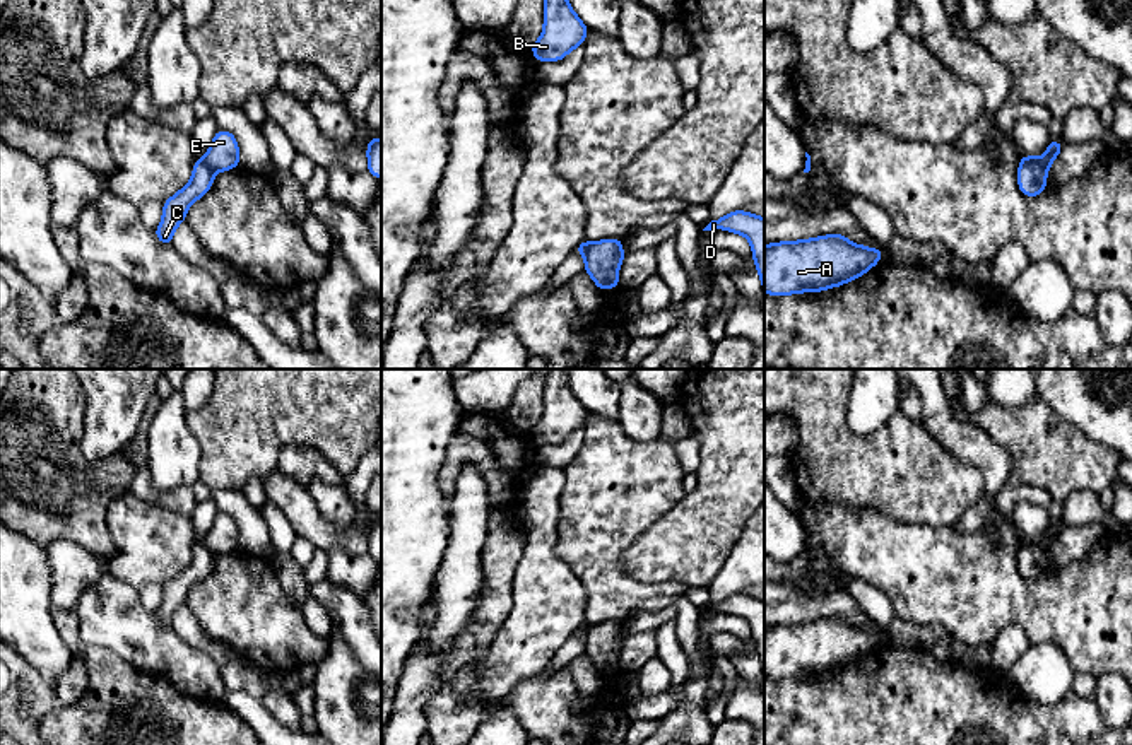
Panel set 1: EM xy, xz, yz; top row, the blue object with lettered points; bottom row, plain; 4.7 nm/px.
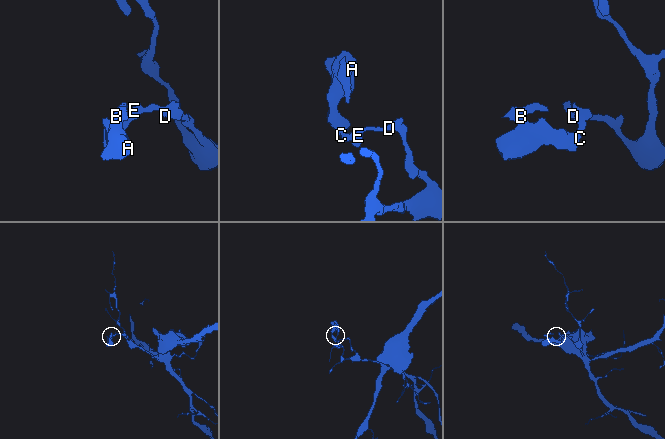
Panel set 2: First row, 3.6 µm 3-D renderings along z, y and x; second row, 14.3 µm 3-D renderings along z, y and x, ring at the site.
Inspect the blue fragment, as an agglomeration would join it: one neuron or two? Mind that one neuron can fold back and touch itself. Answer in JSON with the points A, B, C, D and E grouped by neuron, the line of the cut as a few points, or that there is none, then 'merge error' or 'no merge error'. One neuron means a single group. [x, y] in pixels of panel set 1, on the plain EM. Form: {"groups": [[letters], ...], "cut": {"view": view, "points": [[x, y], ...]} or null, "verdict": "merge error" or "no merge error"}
{"groups": [["A", "B", "C"], ["D", "E"]], "cut": {"view": "yz", "points": [[1021, 542], [1047, 554]]}, "verdict": "merge error"}

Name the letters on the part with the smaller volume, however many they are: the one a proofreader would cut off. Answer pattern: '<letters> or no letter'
A, B, C

